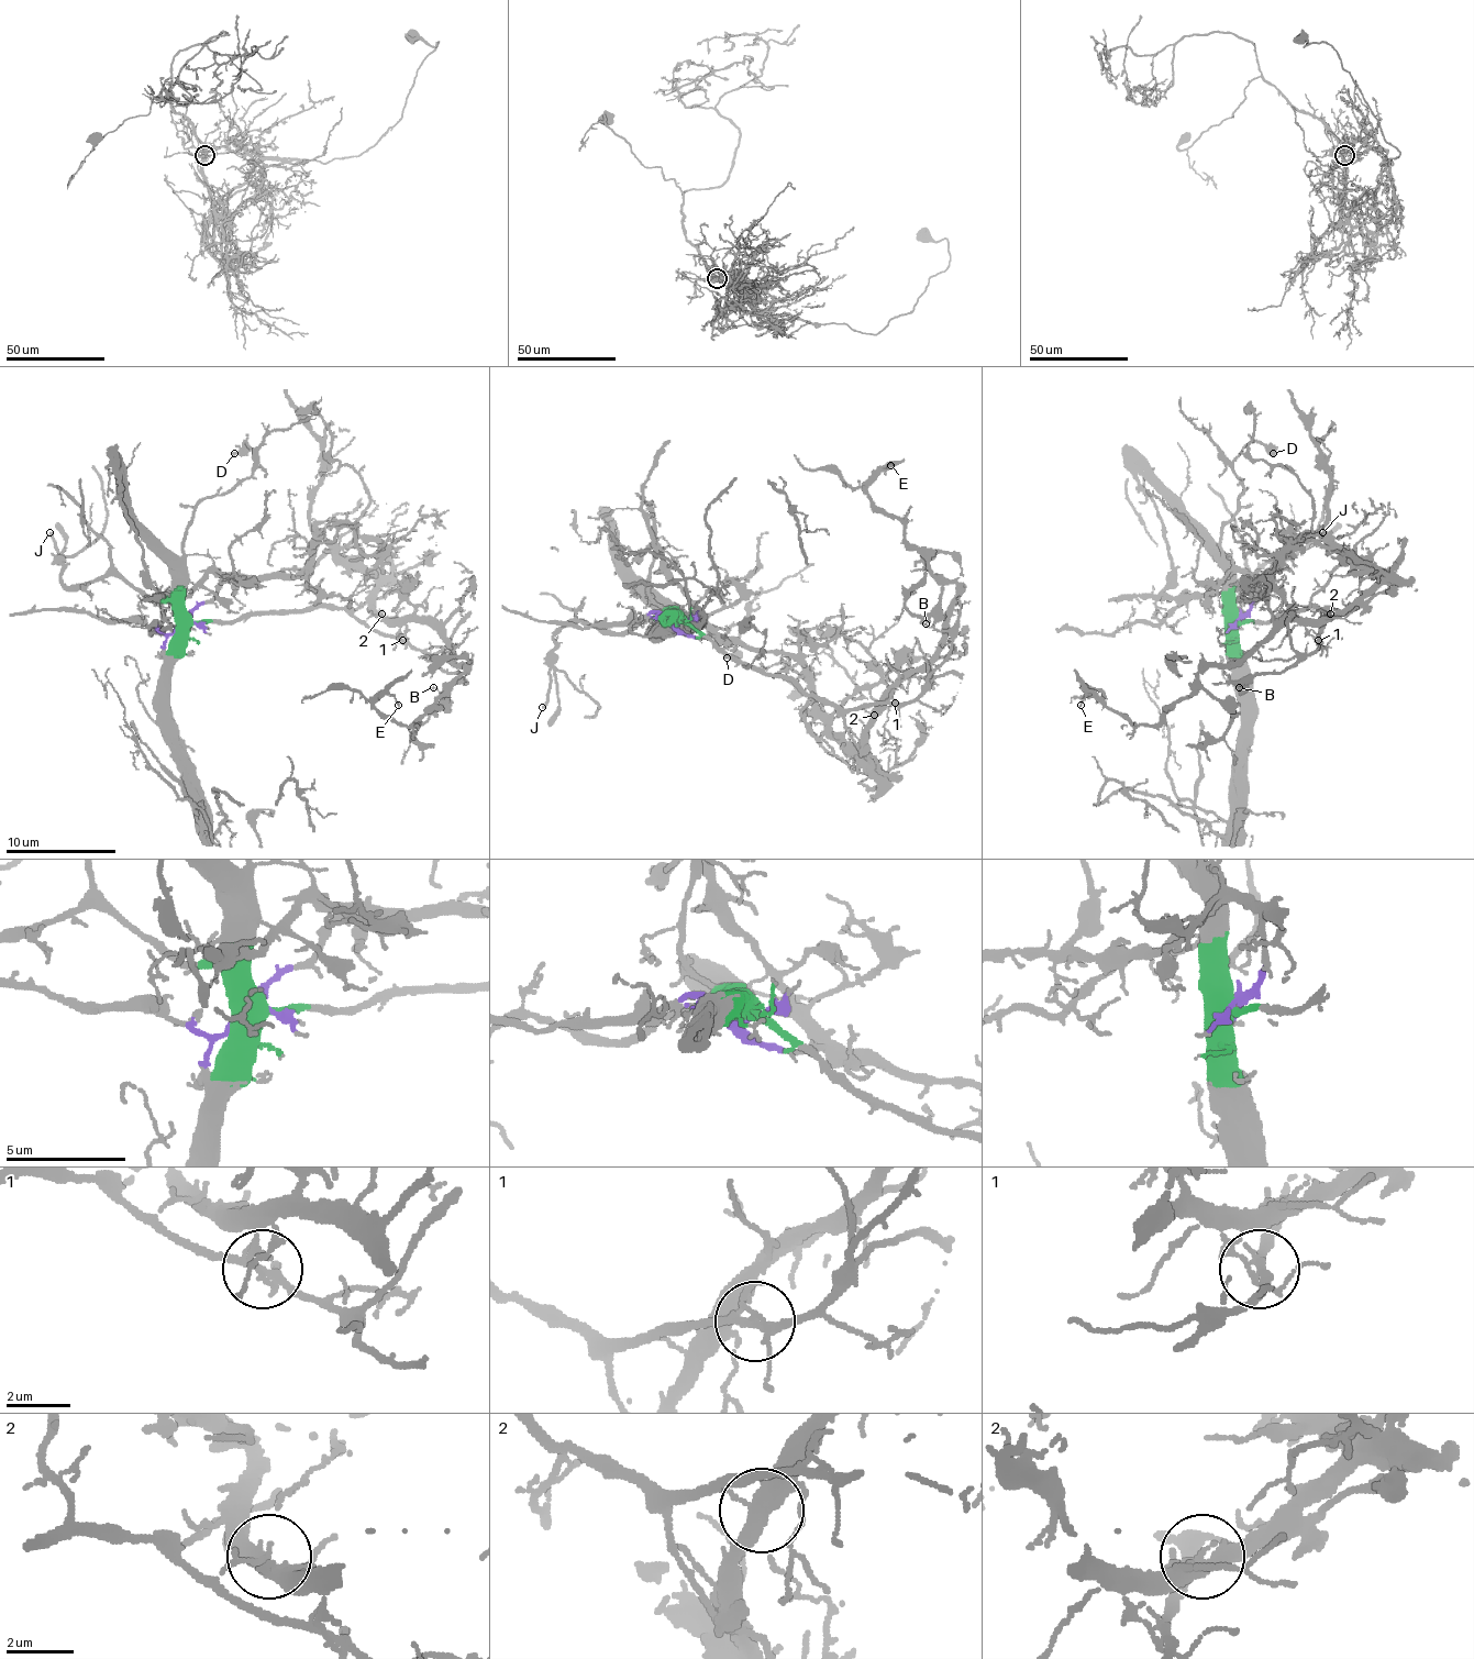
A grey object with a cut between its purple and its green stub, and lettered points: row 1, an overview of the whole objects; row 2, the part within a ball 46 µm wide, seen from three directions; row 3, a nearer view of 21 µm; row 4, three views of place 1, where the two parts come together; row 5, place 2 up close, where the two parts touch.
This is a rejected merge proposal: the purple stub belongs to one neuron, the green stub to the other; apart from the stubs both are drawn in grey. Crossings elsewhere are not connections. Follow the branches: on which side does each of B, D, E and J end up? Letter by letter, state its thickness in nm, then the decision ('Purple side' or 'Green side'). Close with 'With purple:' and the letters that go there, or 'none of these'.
B: Thickness 100 nm. Green side
D: Thickness 280 nm. Green side
E: Thickness 120 nm. Purple side
J: Thickness 170 nm. Green side
With purple: E

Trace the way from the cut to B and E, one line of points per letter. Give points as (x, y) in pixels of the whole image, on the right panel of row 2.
B: (1234, 623), (1265, 623), (1309, 606), (1323, 611), (1318, 648), (1279, 673), (1254, 675), (1243, 692), (1238, 686)
E: (1238, 623), (1254, 582), (1307, 534), (1376, 582), (1199, 673), (1154, 726), (1088, 692), (1079, 706)

